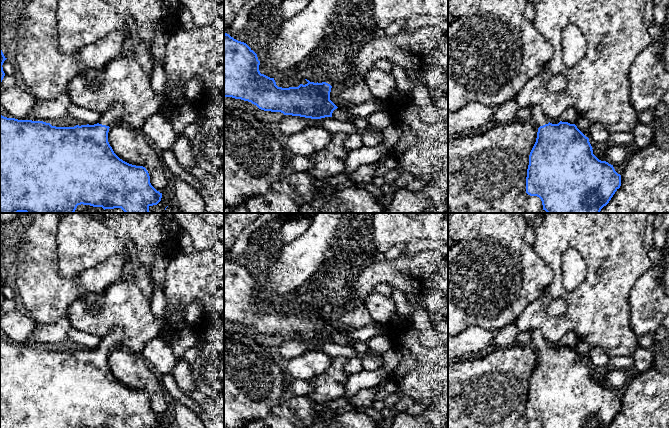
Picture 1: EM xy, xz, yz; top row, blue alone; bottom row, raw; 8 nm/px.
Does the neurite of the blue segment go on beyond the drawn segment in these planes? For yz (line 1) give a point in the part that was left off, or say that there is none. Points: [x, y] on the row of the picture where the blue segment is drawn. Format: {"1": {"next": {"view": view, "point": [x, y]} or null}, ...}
{"1": {"next": {"view": "yz", "point": [538, 117]}}}

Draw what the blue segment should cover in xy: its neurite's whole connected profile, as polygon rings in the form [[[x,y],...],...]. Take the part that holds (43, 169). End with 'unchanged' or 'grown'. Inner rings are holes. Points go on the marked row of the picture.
[[[112,105],[101,114],[97,124],[74,127],[56,127],[43,121],[18,120],[0,114],[0,213],[74,213],[77,206],[81,204],[102,207],[104,210],[121,208],[125,213],[150,213],[149,207],[157,205],[161,201],[162,193],[151,185],[150,176],[145,167],[132,165],[120,159],[108,142],[110,126],[113,123],[121,123],[123,113],[122,105]]] | grown

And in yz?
[[[533,106],[531,121],[539,128],[536,142],[529,155],[529,165],[526,177],[526,193],[541,199],[543,210],[547,213],[600,213],[615,192],[621,186],[621,175],[613,165],[599,160],[593,154],[593,148],[586,137],[575,124],[560,121],[552,124],[540,106]]] | grown

